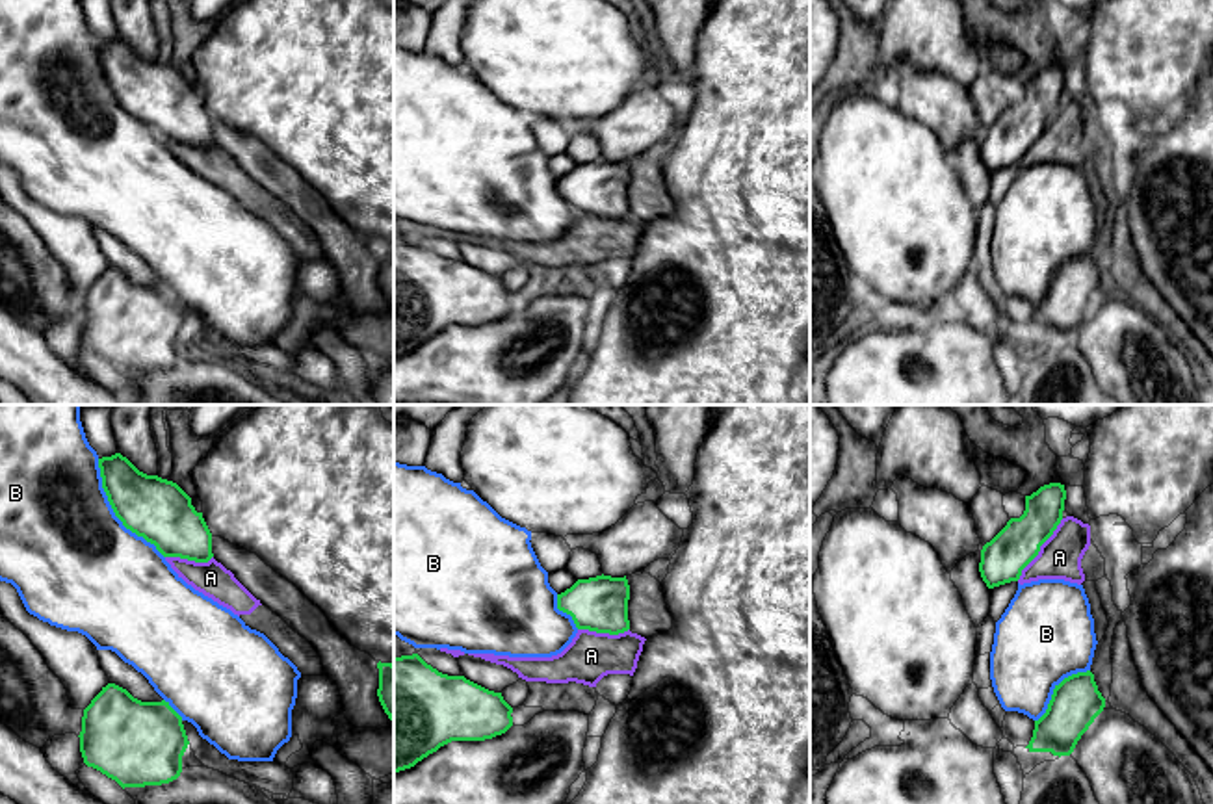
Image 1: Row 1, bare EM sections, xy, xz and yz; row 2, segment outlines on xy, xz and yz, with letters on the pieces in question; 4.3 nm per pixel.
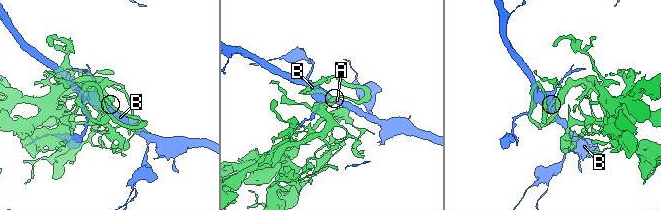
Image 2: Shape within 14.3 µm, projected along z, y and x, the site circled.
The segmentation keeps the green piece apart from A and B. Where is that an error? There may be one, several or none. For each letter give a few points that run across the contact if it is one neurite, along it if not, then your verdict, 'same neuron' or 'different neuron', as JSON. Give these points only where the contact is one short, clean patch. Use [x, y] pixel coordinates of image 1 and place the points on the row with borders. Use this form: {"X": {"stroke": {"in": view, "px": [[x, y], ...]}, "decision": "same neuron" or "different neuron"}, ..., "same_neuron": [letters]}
{"A": {"decision": "different neuron"}, "B": {"decision": "different neuron"}, "same_neuron": []}

